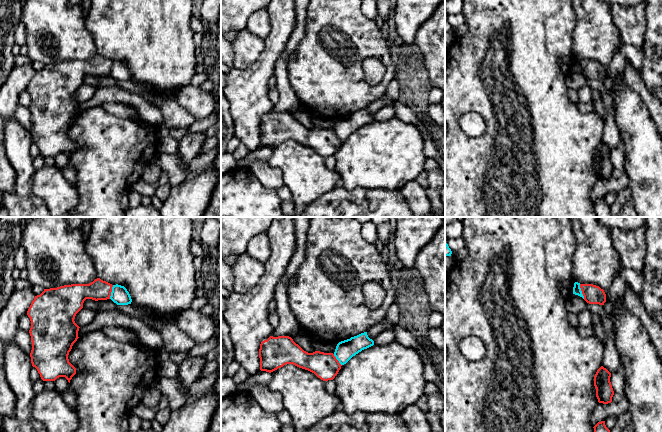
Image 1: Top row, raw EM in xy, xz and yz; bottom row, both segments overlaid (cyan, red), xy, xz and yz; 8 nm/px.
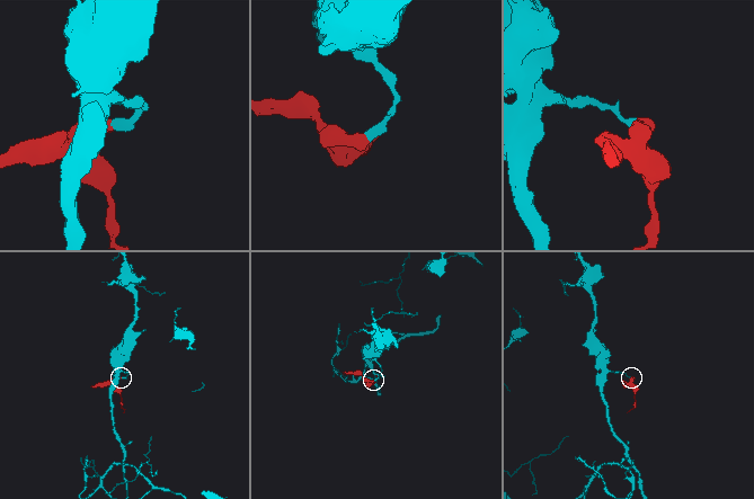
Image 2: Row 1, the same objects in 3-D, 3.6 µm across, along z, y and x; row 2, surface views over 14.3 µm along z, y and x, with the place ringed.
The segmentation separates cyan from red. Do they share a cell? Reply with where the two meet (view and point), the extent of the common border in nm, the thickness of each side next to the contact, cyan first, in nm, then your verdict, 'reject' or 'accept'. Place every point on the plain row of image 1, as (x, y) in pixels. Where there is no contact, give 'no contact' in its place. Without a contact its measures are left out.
meets cyan in yz at (581, 67); contact 130 nm long; 60 nm thick on the cyan side, 150 nm on the other; reject

